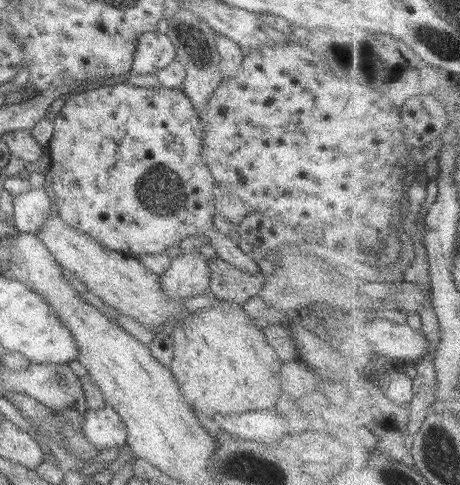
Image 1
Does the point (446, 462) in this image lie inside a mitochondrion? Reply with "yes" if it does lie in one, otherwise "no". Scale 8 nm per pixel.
yes

